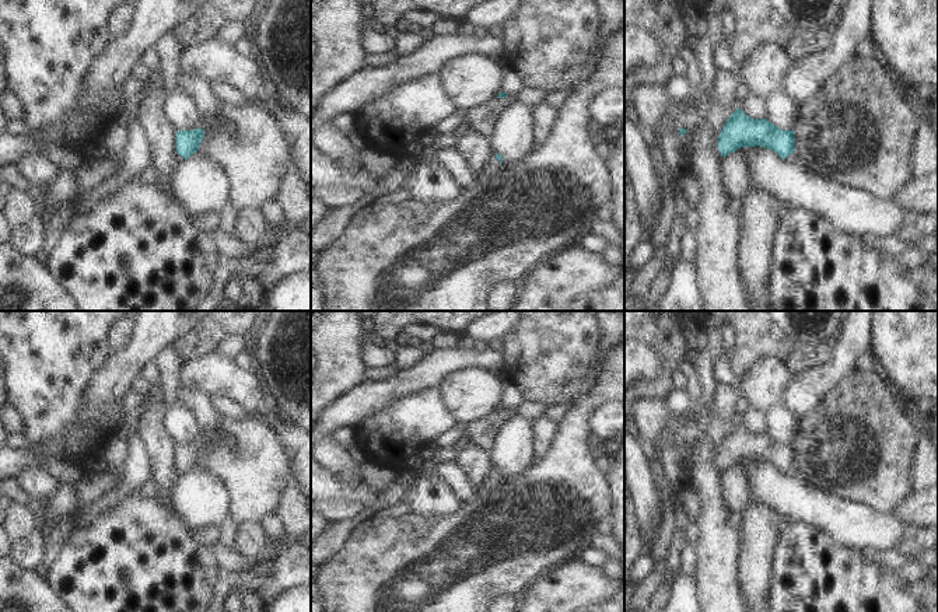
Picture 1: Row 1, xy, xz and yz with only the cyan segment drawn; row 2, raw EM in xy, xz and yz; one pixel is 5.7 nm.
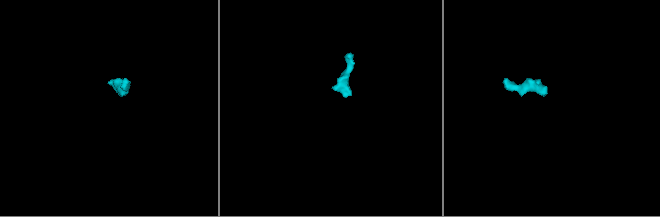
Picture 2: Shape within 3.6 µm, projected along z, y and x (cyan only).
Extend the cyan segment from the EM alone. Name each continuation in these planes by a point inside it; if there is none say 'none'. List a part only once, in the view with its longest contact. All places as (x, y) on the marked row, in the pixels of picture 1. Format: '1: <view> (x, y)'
1: yz (795, 158).

